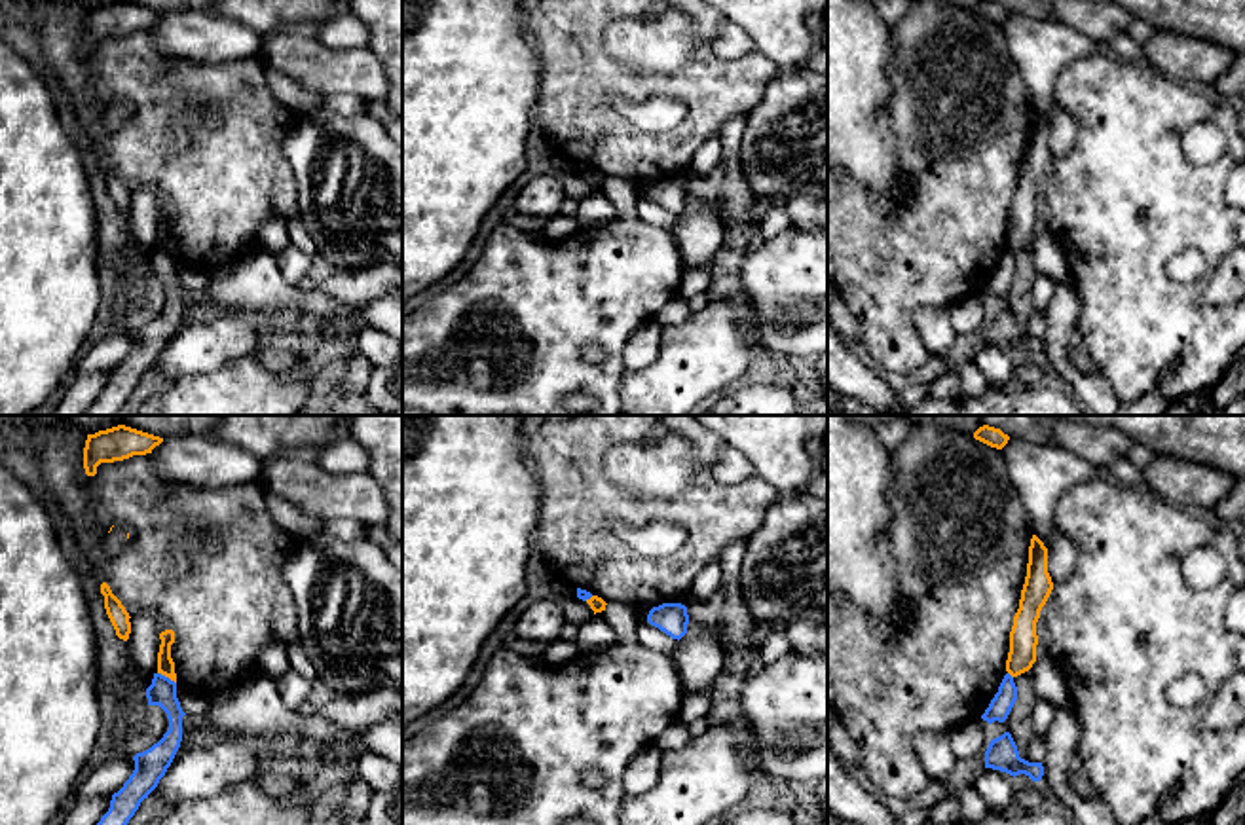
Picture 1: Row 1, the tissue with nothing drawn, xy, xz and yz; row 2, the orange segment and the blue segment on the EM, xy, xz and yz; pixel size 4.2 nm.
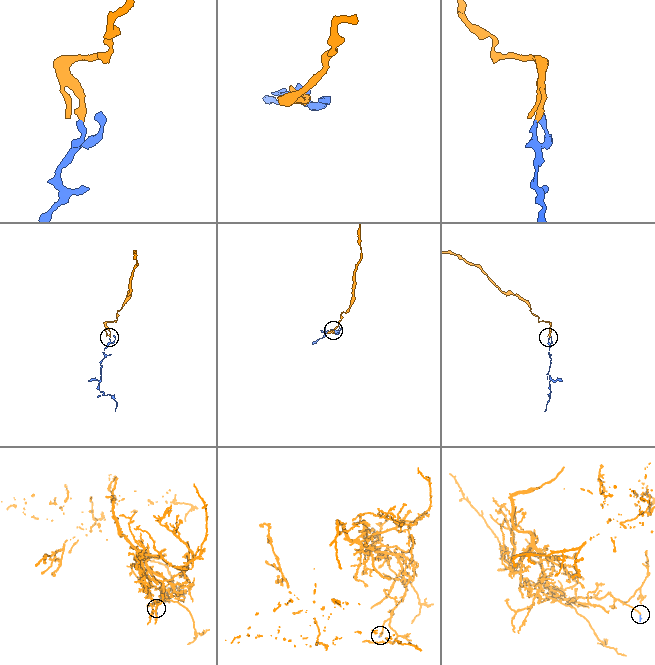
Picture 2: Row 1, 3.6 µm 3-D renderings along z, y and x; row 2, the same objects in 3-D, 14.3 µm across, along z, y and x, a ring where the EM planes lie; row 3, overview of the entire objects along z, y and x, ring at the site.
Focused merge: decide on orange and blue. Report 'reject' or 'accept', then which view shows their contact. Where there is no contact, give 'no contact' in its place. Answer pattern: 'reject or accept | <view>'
reject | xy

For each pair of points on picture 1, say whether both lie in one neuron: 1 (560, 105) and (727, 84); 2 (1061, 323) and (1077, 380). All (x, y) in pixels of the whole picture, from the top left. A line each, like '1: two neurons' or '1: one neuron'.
1: one neuron
2: one neuron

